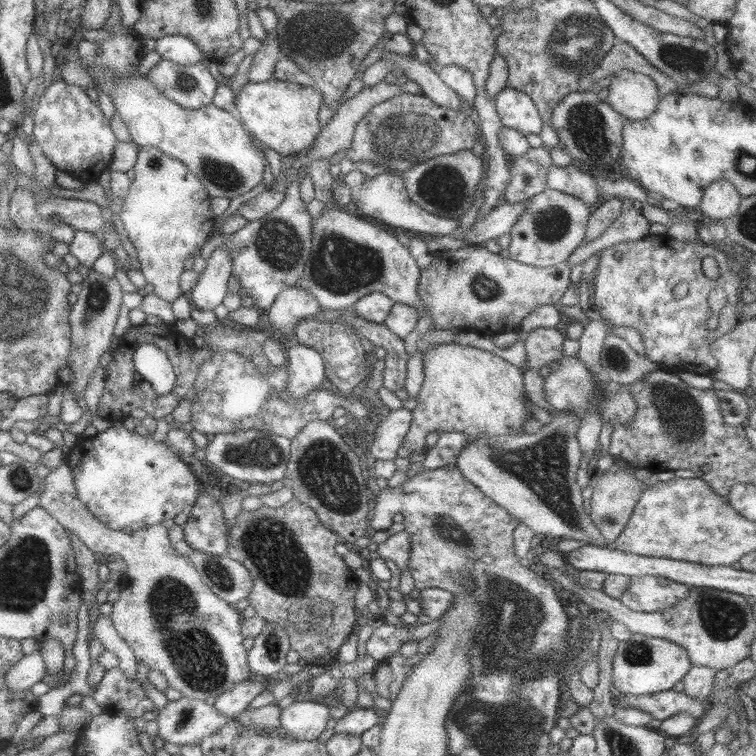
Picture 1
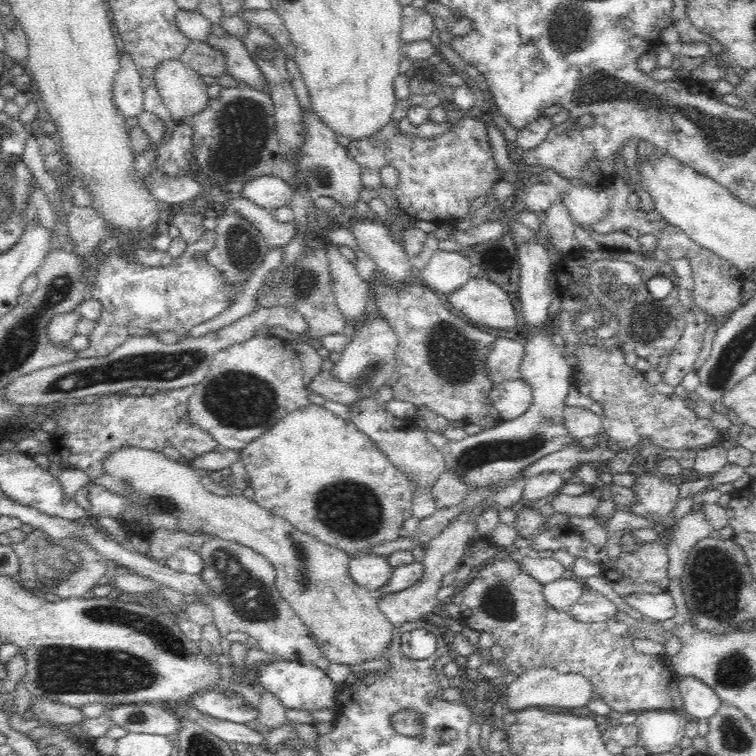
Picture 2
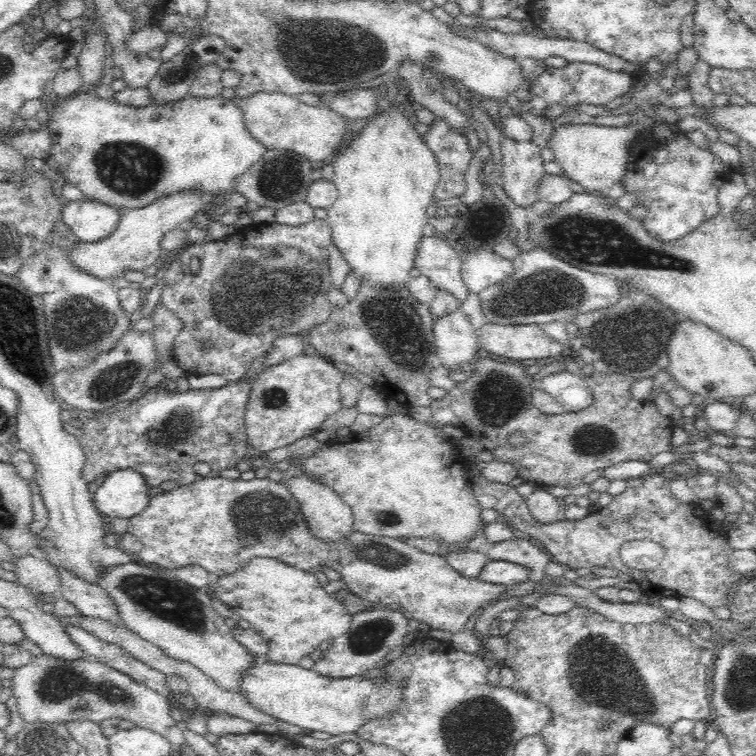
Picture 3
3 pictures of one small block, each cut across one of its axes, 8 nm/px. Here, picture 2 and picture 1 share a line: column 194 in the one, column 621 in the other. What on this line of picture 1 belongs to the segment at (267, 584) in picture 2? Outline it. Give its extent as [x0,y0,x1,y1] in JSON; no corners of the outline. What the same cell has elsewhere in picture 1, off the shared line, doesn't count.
[617,575,688,612]

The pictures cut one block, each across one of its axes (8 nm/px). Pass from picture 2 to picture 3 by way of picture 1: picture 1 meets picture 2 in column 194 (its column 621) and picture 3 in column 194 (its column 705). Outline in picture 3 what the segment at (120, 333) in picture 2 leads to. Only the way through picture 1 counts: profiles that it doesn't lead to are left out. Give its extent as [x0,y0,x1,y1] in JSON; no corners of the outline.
[160,217,334,383]

